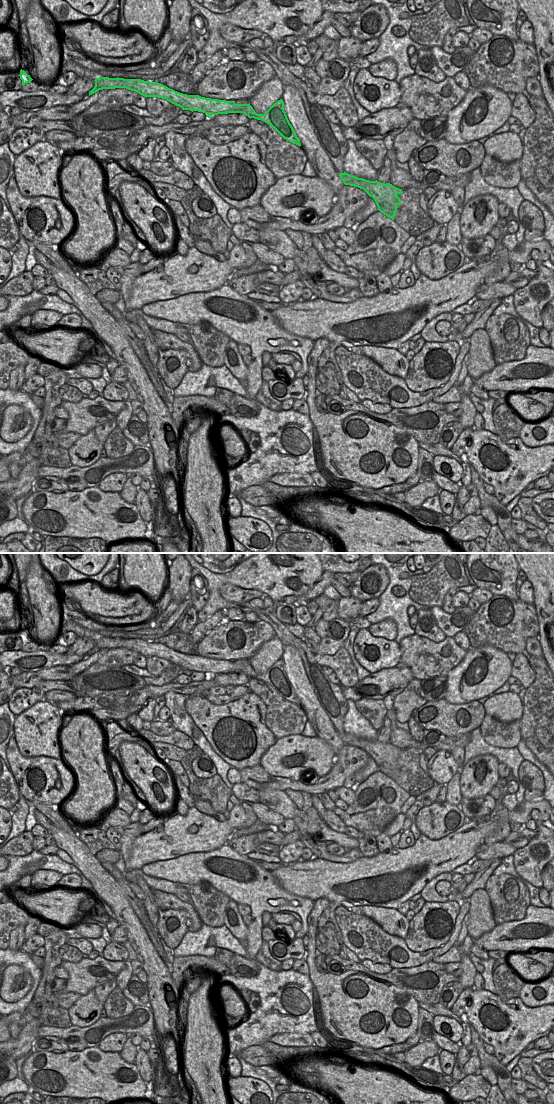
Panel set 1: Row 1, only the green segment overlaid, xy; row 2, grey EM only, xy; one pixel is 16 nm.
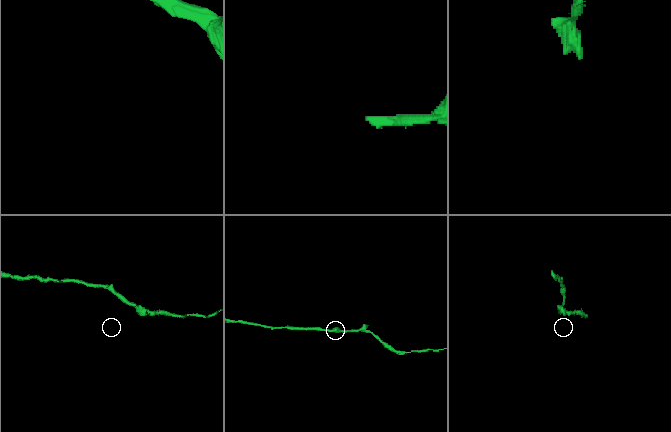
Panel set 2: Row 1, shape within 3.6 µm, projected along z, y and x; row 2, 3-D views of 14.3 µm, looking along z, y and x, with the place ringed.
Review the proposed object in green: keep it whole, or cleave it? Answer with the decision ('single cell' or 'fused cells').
fused cells

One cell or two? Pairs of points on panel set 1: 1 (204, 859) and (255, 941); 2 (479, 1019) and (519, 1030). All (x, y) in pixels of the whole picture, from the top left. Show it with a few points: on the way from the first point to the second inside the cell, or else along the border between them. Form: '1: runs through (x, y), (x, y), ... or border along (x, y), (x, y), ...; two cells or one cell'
1: runs through (221, 876), (228, 877), (256, 905), (256, 917); one cell
2: runs through (486, 1028), (497, 1032), (508, 1030); one cell

